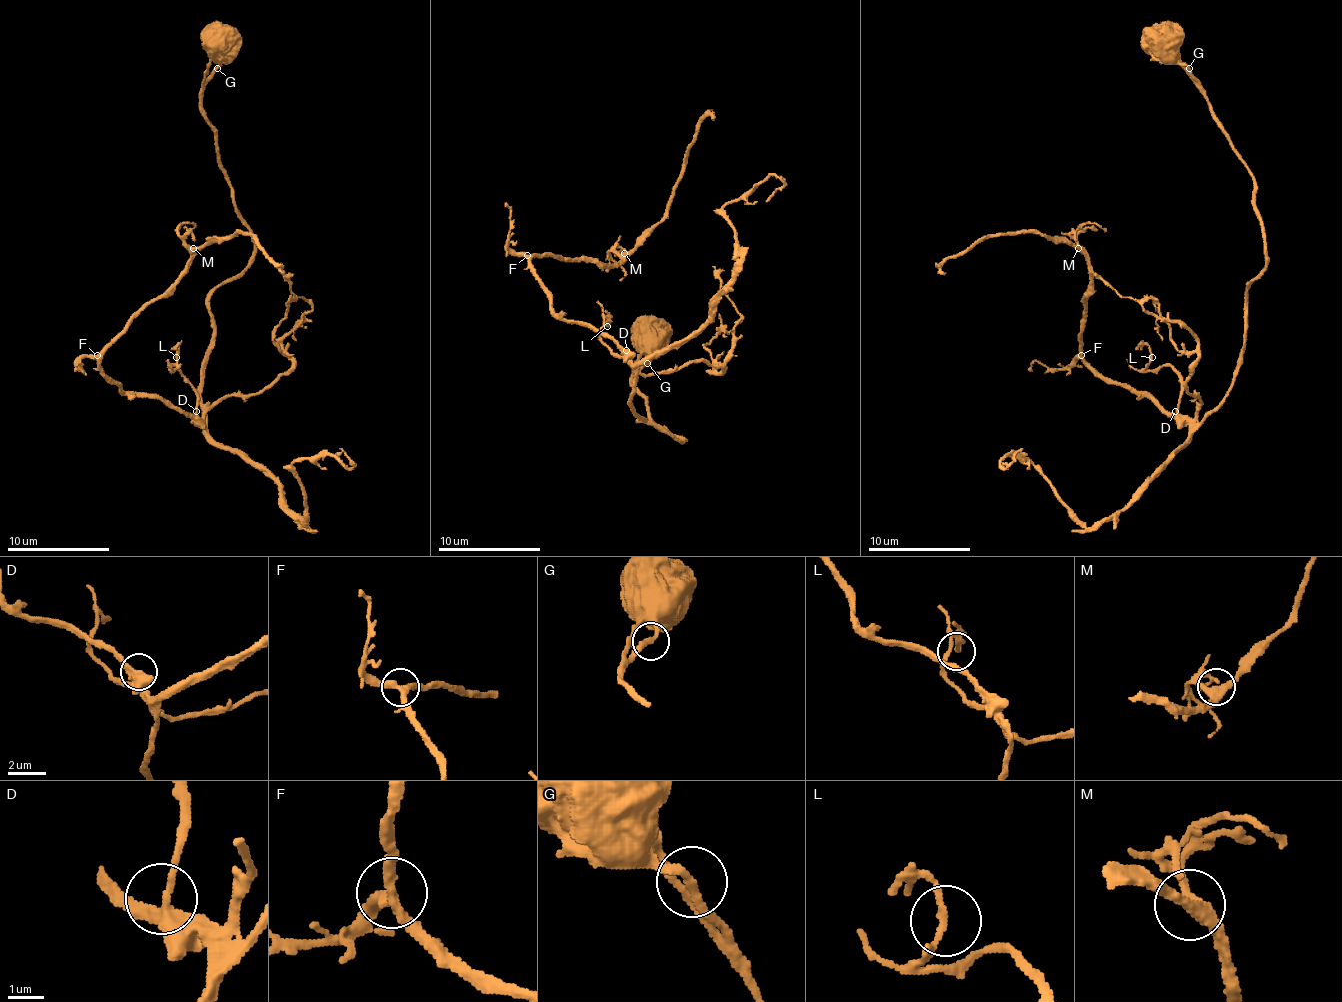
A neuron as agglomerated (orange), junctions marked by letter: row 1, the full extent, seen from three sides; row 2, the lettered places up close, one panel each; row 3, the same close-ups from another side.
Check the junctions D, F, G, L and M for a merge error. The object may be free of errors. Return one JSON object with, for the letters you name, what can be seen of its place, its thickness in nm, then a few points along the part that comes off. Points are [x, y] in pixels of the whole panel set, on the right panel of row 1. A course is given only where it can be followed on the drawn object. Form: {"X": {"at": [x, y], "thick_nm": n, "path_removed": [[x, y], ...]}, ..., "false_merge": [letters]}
{"false_merge": []}

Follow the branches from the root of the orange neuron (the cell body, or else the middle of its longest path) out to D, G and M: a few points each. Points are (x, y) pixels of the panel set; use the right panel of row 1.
D: (1188, 421), (1175, 411)
G: (1188, 421), (1201, 421), (1231, 385), (1244, 345), (1244, 291), (1264, 266), (1254, 177), (1188, 67)
M: (1188, 421), (1173, 416), (1152, 396), (1106, 380), (1081, 355), (1089, 258), (1078, 248)

